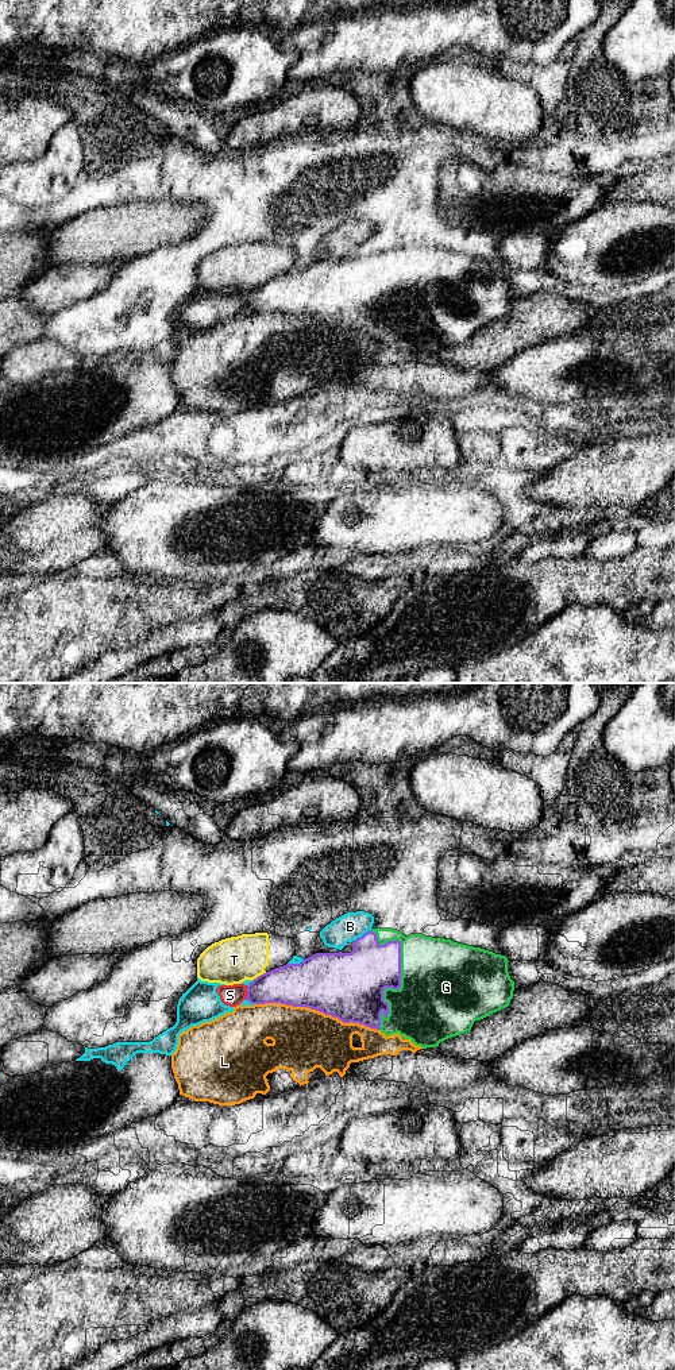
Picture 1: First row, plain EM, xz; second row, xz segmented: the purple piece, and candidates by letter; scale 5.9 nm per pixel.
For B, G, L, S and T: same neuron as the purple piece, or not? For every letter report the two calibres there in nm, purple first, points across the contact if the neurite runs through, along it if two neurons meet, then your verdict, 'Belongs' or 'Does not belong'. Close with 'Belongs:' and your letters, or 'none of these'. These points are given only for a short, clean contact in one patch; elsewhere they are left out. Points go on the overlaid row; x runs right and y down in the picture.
B: Thickness 320 nm (purple) against 160 nm. Does not belong
G: Thickness 340 nm (purple) against 480 nm. Belongs
L: Thickness 400 nm (purple) against 360 nm. Does not belong
S: Thickness 240 nm (purple) against 130 nm. Boundary: xz (247, 985), (245, 999). Does not belong
T: Thickness 260 nm (purple) against 280 nm. Does not belong
Belongs: G

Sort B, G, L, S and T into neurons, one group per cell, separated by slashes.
B / G / L / S / T

